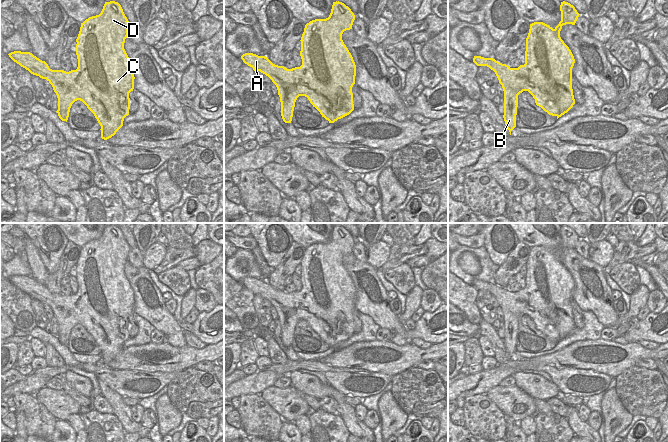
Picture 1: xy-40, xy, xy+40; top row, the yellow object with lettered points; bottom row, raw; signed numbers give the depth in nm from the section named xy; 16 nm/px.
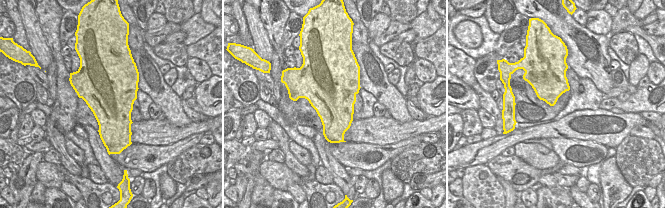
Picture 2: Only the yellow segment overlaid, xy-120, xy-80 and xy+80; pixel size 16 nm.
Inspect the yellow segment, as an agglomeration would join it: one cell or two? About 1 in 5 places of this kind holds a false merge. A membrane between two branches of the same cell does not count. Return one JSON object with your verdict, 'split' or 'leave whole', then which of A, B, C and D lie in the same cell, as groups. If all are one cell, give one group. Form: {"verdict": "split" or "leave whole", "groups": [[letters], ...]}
{"verdict": "leave whole", "groups": [["A", "B", "C", "D"]]}

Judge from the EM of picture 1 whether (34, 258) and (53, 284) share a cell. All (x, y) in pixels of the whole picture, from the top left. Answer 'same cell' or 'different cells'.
different cells

